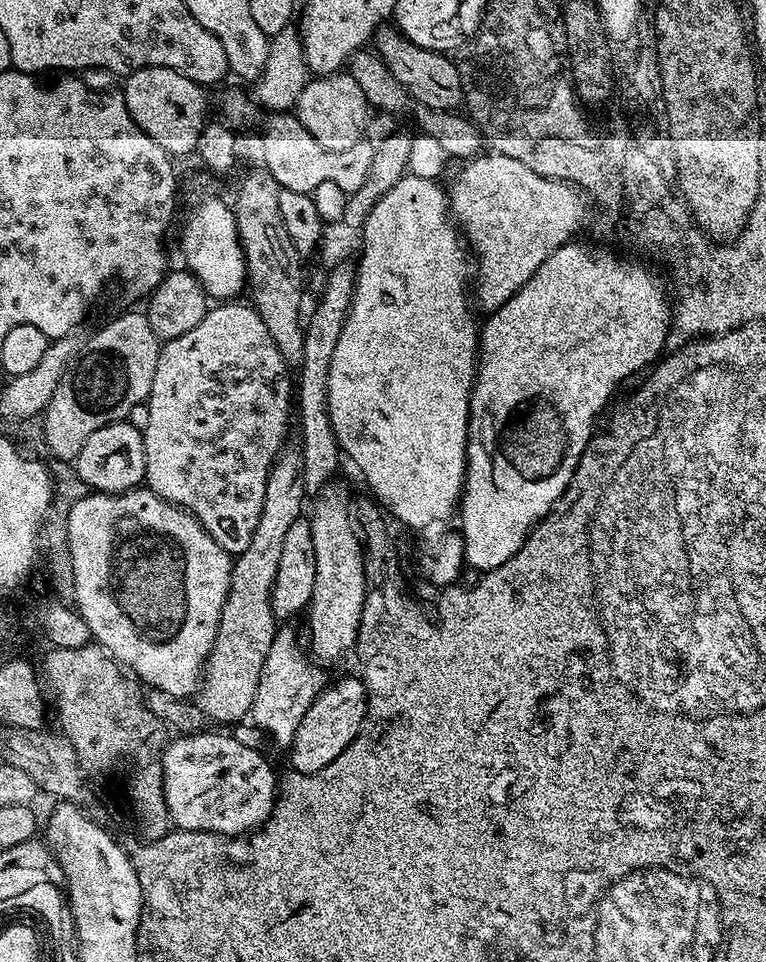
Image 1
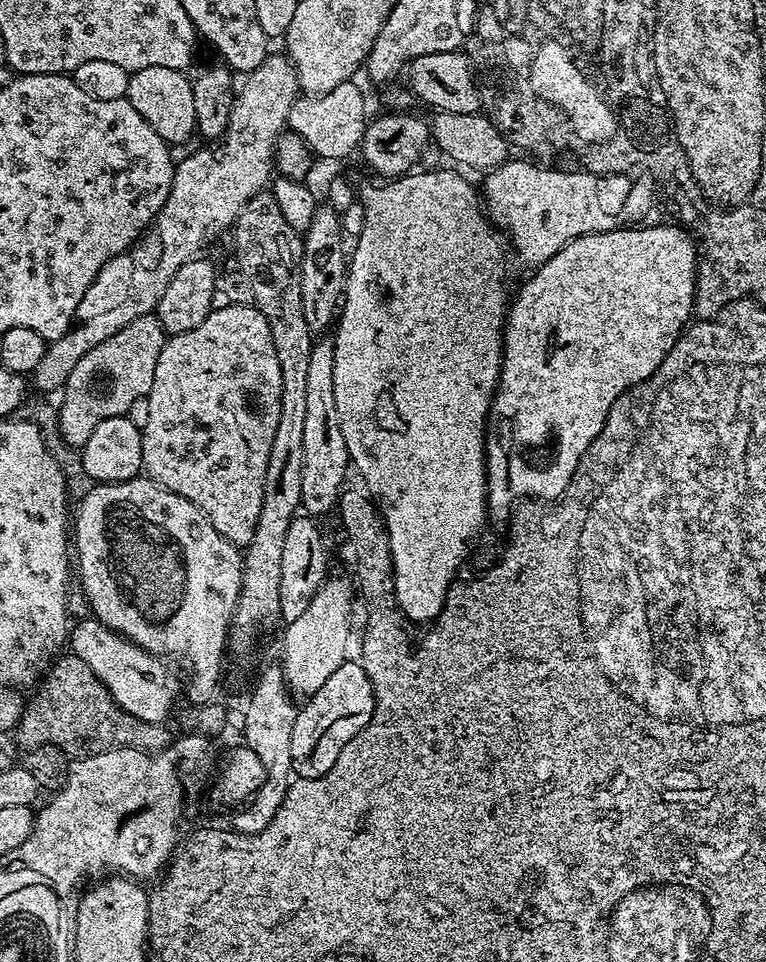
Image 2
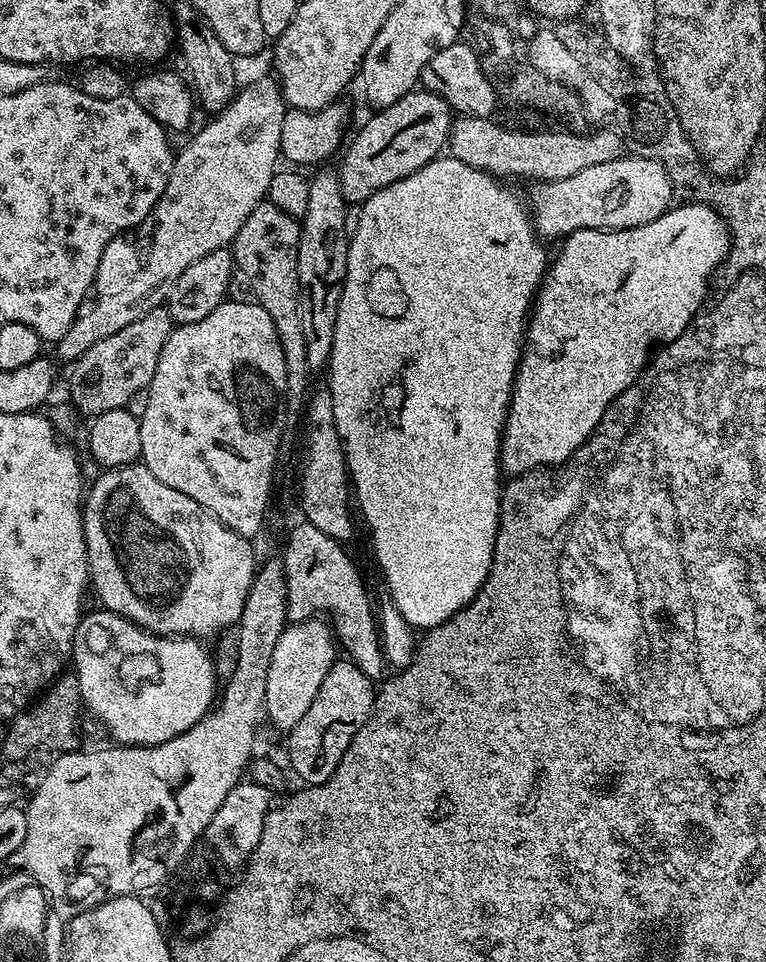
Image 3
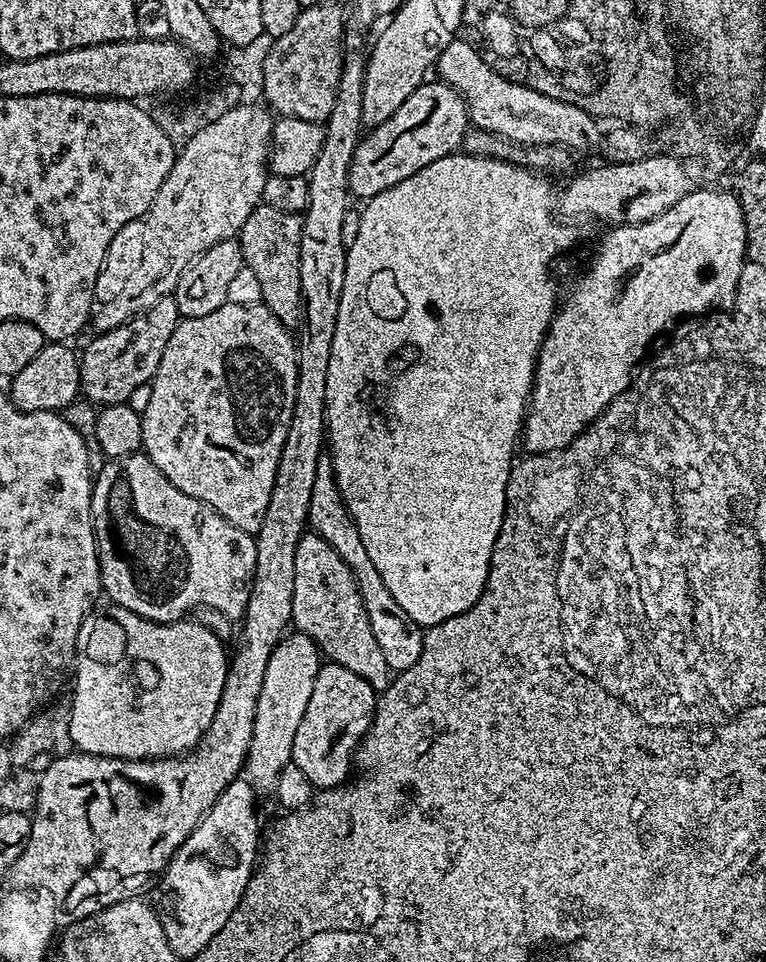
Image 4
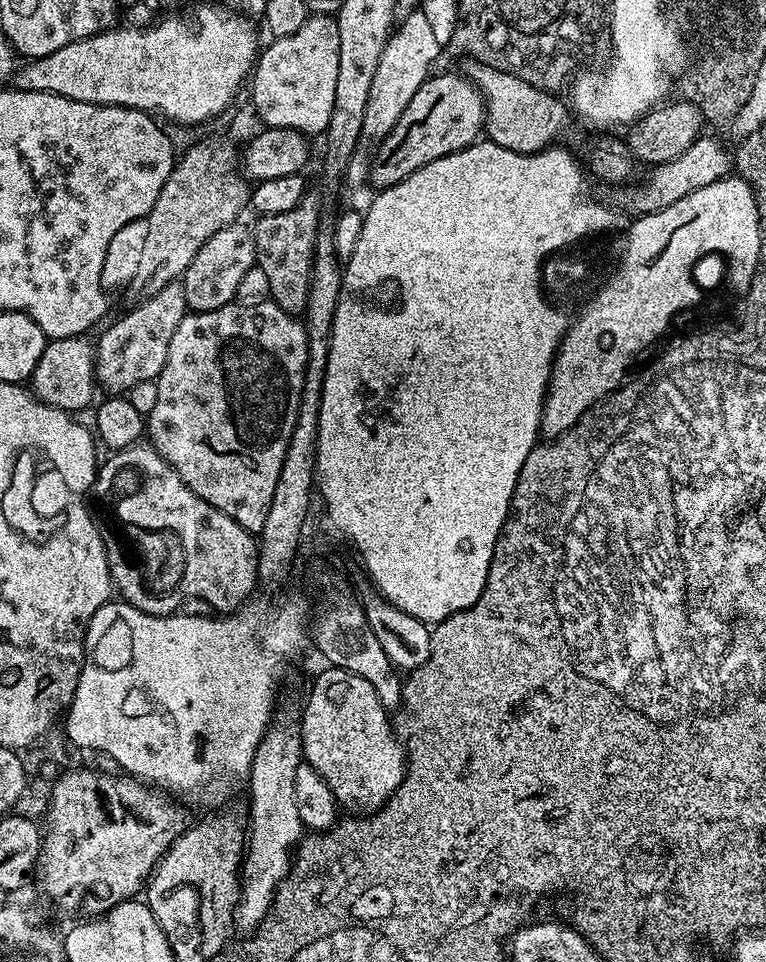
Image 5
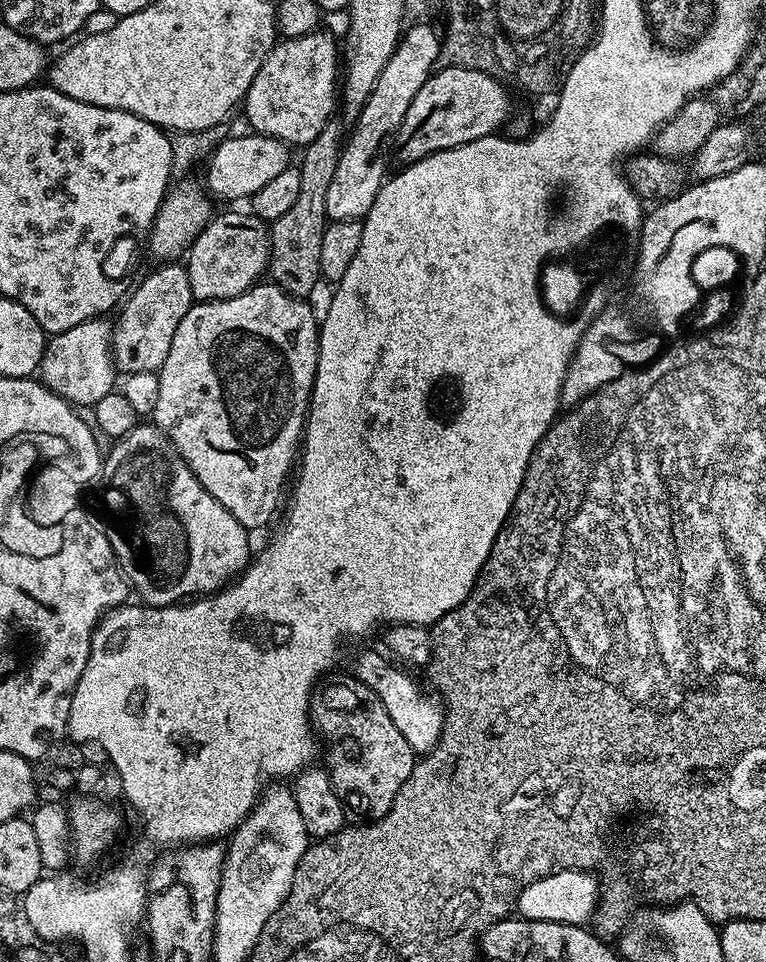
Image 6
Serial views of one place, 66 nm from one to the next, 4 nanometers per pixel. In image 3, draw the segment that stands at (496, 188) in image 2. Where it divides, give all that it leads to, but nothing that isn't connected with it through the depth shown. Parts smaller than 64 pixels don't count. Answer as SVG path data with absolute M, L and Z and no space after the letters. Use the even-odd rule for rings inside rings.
M636 155L619 158L618 162L598 162L598 166L589 166L588 169L574 174L574 178L536 182L531 185L531 188L530 215L532 226L536 229L537 237L540 238L545 238L544 236L563 238L583 228L603 228L613 232L642 226L646 222L654 222L654 218L667 212L674 200L672 183L666 174L664 164Z

